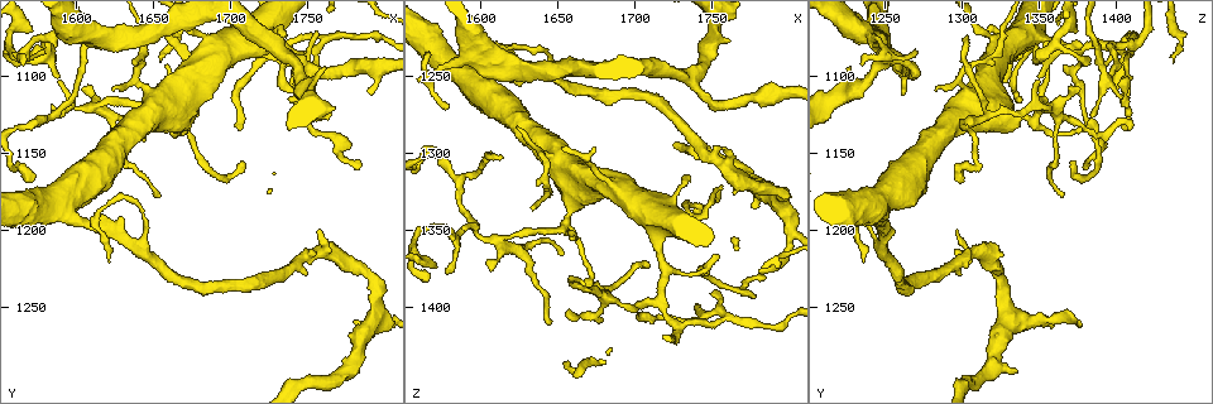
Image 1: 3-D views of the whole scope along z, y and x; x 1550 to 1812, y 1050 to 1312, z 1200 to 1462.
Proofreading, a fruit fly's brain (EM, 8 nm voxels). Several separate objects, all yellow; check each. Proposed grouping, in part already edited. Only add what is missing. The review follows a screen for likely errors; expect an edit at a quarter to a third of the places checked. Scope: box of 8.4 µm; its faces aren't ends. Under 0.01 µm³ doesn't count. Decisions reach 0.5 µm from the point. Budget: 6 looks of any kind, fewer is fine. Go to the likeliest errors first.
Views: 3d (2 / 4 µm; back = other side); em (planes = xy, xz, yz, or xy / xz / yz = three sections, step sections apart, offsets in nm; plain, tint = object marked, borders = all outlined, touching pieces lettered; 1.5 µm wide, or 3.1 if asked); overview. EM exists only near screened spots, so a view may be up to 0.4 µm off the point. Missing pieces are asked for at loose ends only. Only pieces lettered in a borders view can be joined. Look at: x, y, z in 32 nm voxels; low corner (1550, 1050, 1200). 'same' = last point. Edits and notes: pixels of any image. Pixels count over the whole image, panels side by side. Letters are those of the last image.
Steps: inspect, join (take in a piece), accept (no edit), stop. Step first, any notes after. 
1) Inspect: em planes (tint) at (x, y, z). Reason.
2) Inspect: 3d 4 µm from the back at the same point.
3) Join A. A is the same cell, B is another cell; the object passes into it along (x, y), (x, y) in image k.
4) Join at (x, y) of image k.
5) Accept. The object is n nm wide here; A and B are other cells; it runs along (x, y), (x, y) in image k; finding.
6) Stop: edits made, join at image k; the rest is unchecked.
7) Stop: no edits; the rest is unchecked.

Inspect: 3d 2 µm at (1654, 1176, 1368). An open end.

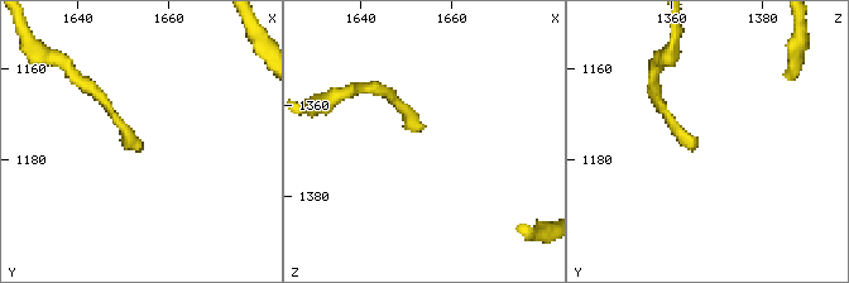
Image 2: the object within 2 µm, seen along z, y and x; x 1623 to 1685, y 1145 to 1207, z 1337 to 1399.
Inspect: em xy step 4 (borders) at (1652, 1176, 1366). Shape alone is not enough.

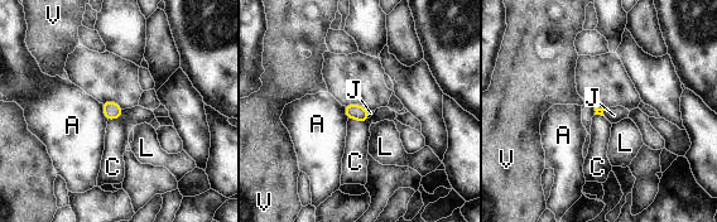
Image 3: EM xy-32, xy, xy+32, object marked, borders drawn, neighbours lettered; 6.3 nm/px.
Inspect: em planes (borders) at the same point. Cut it another way.

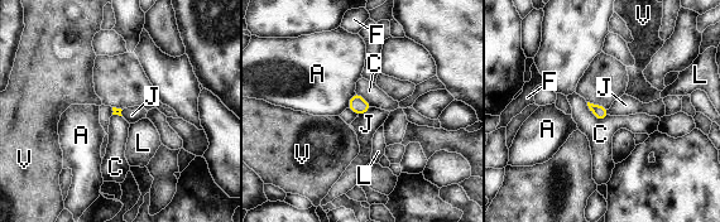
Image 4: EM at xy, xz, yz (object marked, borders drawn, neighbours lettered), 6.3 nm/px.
Accept. A, C, F, J, L and V are other cells; a border runs along (372, 106), (359, 115) in image 4; none of them fits.

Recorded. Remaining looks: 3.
Inspect: em xz step 4 (borders) at (1606, 1108, 1376).

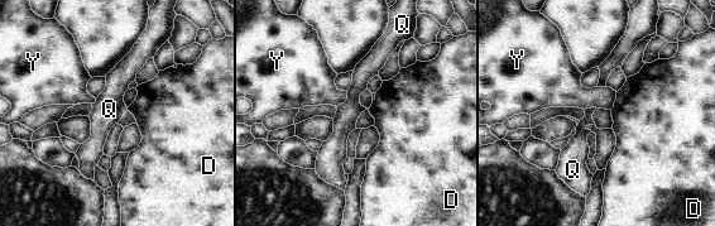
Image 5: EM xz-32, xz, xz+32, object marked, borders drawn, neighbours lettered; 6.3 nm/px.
Inspect: em planes (borders) at the same point. Another direction.

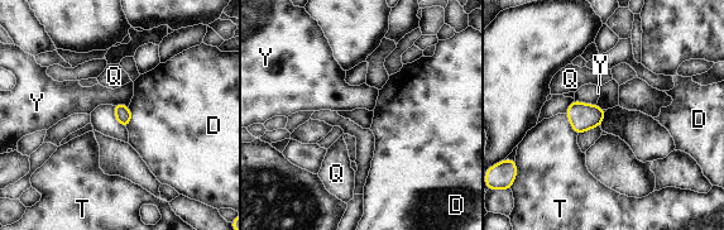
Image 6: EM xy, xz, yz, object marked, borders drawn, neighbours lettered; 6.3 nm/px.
Accept. D, Q, T and Y are other cells; a border runs along (129, 106), (130, 121), (125, 127) in image 6; no lettered piece goes on from it.

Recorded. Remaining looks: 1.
Inspect: em planes (borders) at (1572, 1168, 1300). Tapers out.

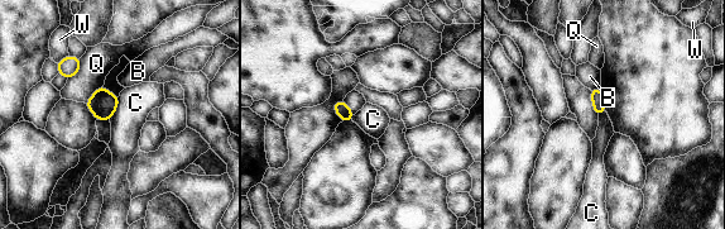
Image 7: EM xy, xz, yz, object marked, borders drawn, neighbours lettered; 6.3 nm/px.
Accept. The object is 80 nm wide here; B, C, Q and W are other cells; a border runs along (119, 96), (119, 104), (109, 120) in image 7; no lettered piece goes on from it.

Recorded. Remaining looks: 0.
Stop: no edits; the rest is unchecked.

